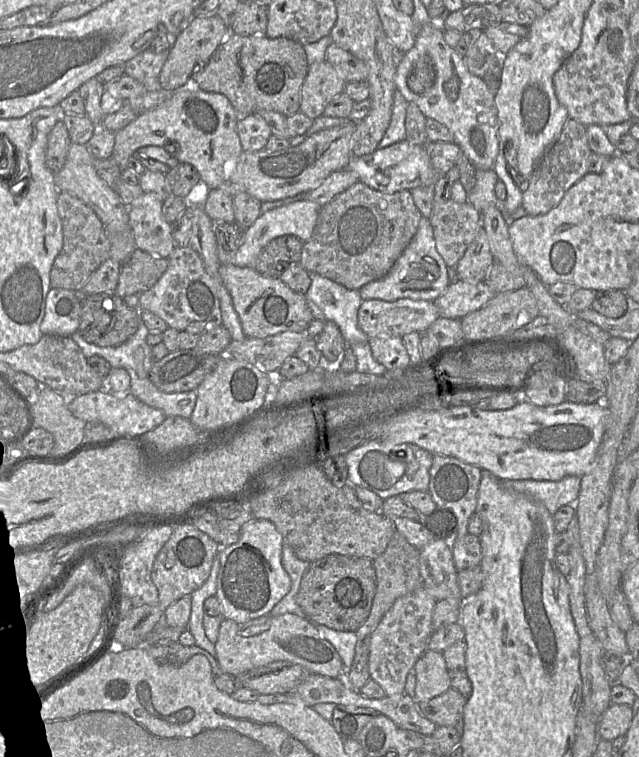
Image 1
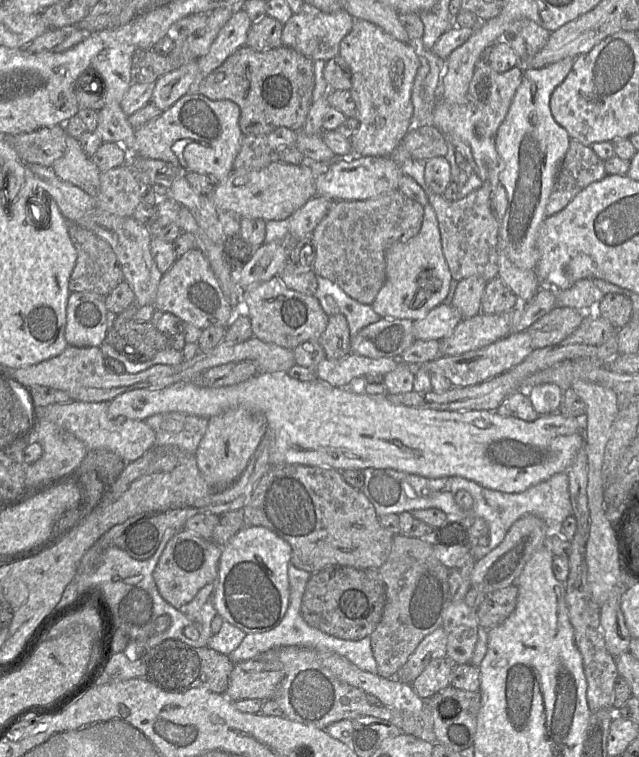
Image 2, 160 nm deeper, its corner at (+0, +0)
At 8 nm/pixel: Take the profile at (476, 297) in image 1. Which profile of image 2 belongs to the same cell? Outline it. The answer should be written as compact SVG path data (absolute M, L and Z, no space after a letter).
M444 303L432 309L413 325L414 340L438 340L447 337L463 320L460 312Z

